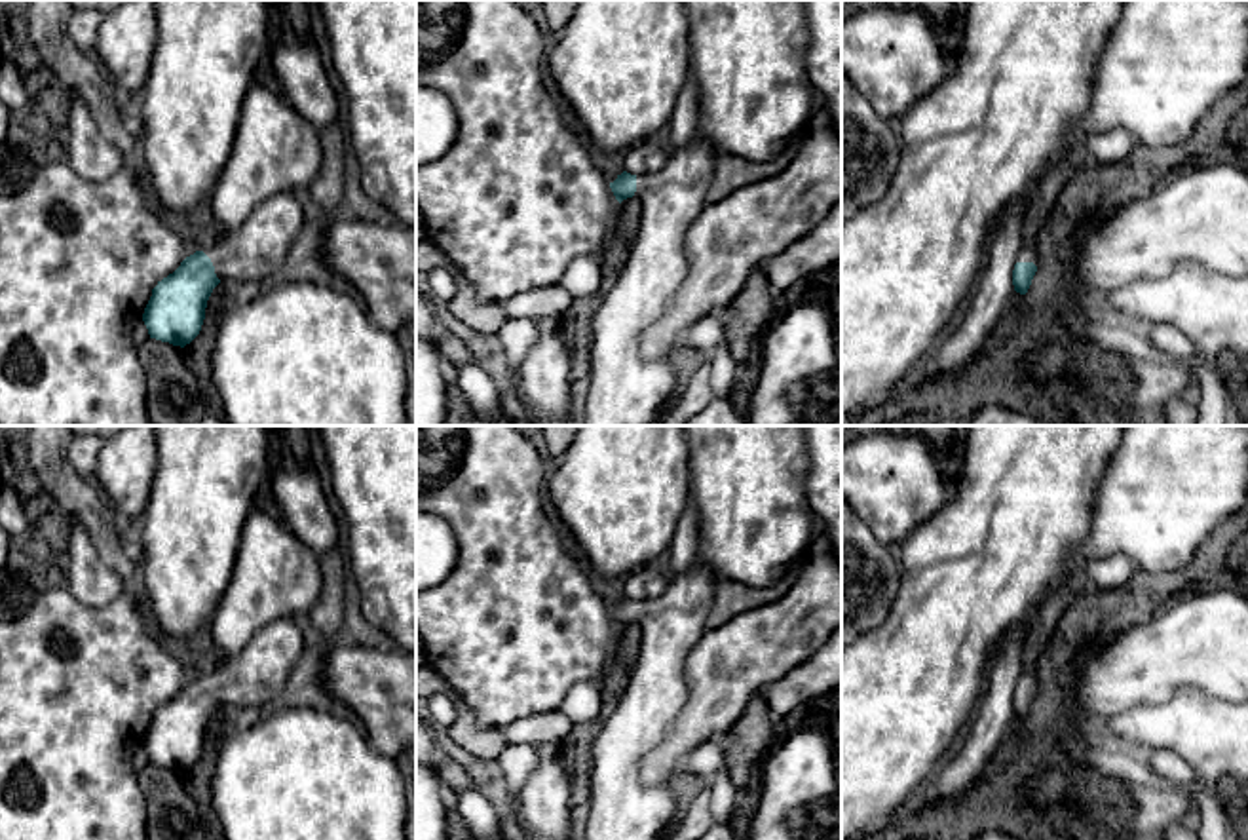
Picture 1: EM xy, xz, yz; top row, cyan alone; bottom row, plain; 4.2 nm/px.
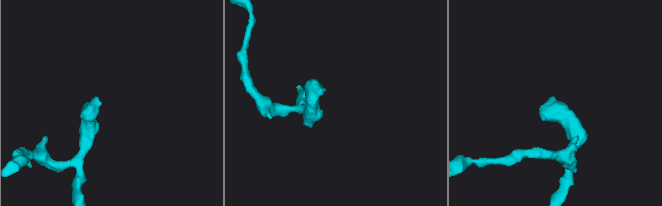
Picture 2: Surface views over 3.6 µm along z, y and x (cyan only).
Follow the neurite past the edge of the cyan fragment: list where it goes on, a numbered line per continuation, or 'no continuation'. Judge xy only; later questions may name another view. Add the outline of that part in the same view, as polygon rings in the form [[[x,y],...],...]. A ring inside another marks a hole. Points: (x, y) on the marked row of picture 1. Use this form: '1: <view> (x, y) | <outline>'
1: xy (255, 251) | [[[293,192],[264,200],[249,219],[222,239],[207,241],[203,253],[224,285],[264,281],[274,276],[304,228],[304,211]]]

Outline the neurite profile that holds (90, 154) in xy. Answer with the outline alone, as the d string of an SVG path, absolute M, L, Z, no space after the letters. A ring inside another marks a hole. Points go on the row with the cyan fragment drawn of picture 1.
M72 89L70 116L65 127L65 160L82 179L103 182L123 169L123 154L101 135L85 99Z

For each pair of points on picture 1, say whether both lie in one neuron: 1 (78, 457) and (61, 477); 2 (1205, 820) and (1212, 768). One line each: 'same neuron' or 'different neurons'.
1: different neurons
2: different neurons

